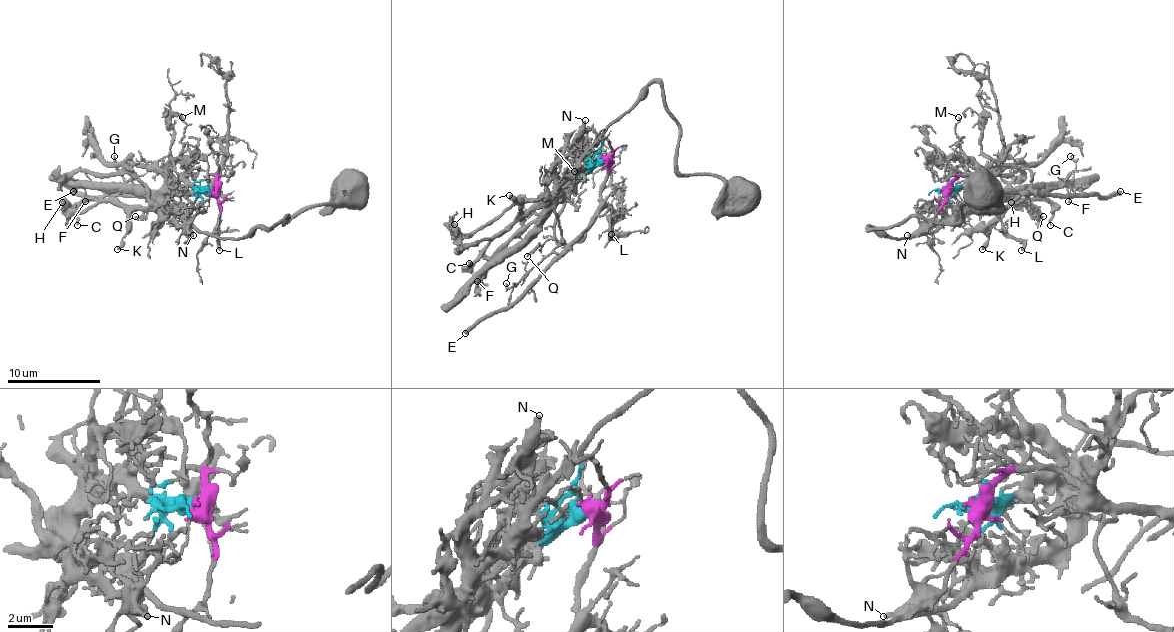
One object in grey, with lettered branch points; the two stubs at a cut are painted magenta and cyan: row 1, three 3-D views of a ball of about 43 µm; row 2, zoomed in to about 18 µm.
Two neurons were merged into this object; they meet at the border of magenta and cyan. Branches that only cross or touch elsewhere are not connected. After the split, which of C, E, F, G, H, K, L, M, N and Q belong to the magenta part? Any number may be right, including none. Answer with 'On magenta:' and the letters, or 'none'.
On magenta: E, G, L, Q

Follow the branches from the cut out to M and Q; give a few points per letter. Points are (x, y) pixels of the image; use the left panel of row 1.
M: (212, 193), (186, 169), (182, 137), (186, 125), (182, 116)
Q: (212, 193), (212, 174), (210, 183), (200, 188), (177, 190), (135, 216)

